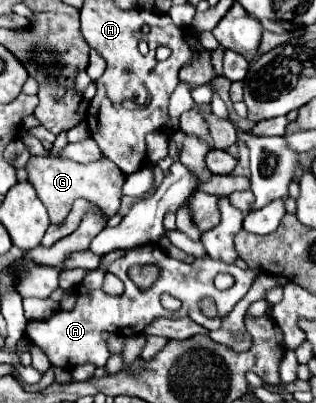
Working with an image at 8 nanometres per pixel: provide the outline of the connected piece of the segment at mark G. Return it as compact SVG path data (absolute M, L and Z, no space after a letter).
M30 157L28 165L28 181L34 185L40 201L44 203L44 207L48 209L50 221L52 223L62 223L66 219L66 215L72 209L72 203L76 199L86 199L90 203L100 205L100 209L104 213L108 213L110 217L116 215L118 207L120 207L120 189L126 181L126 175L118 169L118 165L114 165L110 159L102 157L94 163L74 163L68 159L56 159L56 157Z

